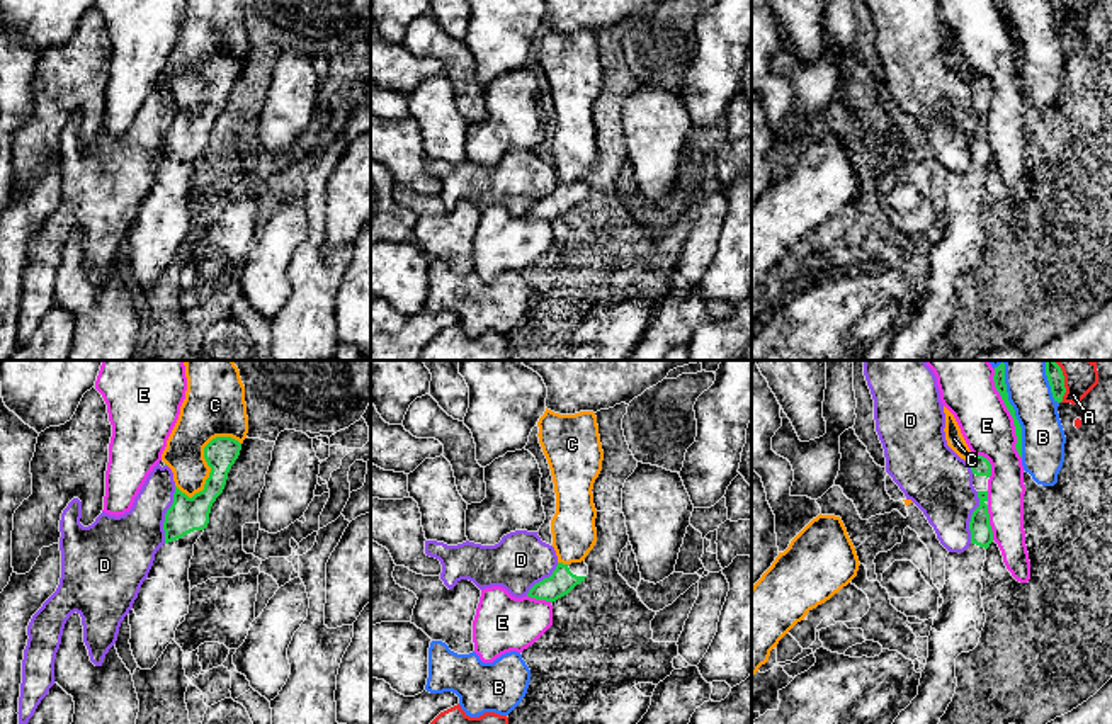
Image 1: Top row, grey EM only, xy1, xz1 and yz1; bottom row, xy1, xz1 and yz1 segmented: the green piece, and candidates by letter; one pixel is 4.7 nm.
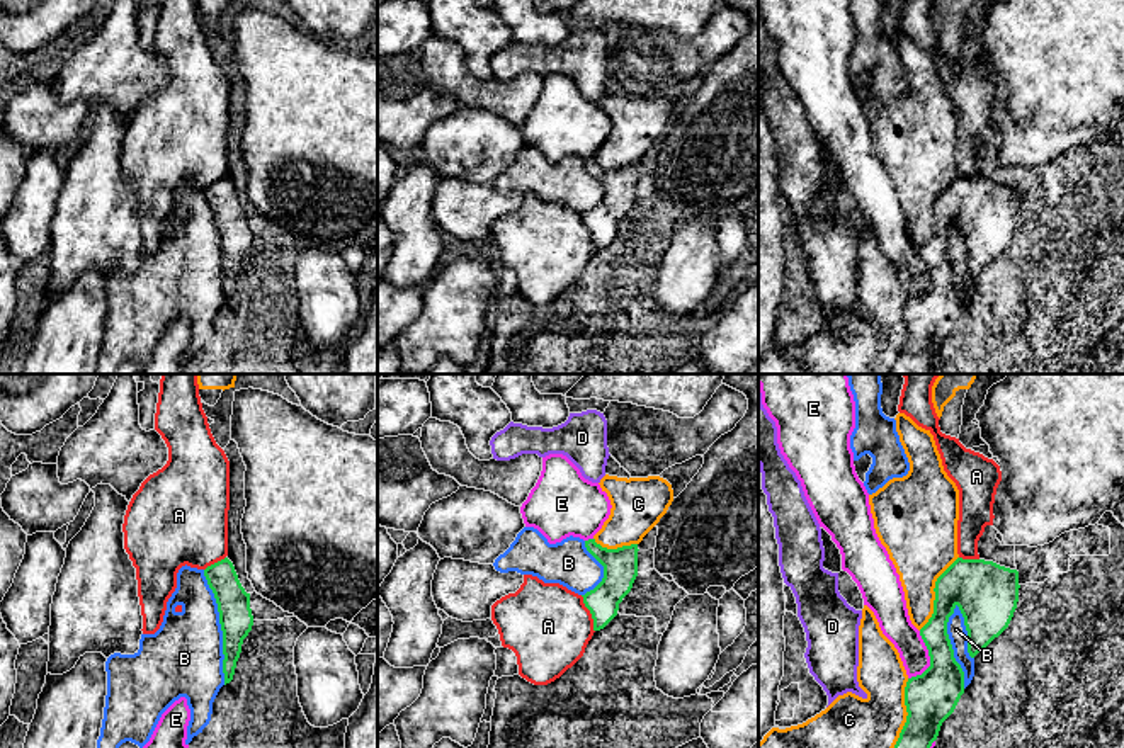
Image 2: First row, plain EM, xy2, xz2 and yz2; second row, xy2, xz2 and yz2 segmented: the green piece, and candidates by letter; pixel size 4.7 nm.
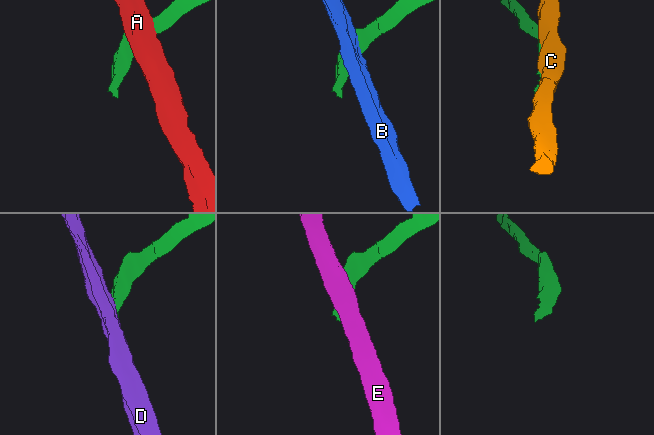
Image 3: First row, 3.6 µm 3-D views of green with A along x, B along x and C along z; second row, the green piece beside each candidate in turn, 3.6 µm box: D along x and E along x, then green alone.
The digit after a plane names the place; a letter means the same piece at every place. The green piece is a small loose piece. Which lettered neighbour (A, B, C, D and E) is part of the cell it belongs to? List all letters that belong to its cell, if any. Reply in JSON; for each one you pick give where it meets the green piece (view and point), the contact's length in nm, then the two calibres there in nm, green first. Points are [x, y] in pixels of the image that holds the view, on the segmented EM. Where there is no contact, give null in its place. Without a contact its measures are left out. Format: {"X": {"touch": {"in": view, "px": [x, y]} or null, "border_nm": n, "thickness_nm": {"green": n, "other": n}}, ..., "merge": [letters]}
{"merge": []}

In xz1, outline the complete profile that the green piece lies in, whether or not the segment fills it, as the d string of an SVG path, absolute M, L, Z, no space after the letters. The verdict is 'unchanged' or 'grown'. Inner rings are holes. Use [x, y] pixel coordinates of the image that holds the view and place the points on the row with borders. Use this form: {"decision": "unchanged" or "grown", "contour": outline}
{"decision": "grown", "contour": "M585 561L571 564L558 563L553 574L536 583L529 590L527 597L553 603L558 598L568 595L576 585L585 581L587 574L588 574L588 566L585 564Z"}

